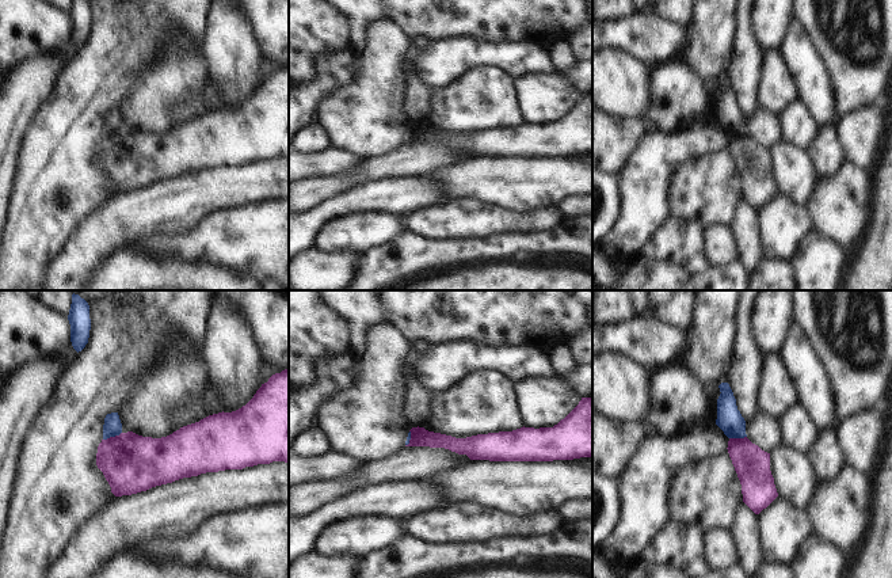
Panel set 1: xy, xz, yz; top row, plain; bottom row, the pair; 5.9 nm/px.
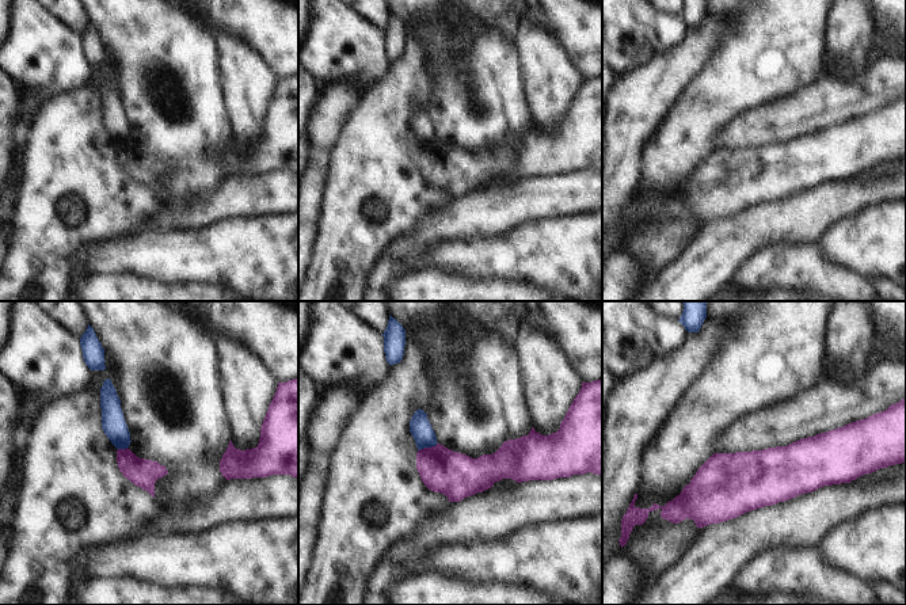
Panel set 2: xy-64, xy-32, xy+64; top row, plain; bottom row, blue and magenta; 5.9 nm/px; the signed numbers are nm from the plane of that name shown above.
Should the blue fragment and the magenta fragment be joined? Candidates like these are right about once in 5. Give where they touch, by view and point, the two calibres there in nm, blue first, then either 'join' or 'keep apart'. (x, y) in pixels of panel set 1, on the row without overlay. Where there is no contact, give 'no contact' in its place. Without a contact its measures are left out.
xy (111, 132) | 110/340 nm | keep apart

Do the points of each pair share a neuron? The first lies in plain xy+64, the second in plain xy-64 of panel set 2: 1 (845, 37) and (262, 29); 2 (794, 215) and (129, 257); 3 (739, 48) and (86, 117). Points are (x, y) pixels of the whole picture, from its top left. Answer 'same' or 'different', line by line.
1: different
2: different
3: same

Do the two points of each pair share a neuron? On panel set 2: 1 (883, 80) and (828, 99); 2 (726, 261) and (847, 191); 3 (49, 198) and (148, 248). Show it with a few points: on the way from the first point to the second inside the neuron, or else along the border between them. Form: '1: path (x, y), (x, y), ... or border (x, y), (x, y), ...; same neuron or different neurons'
1: path (870, 91), (853, 98), (841, 99); same neuron
2: path (756, 231), (762, 224), (800, 219), (817, 208); same neuron
3: border (111, 238), (101, 238), (80, 246); different neurons

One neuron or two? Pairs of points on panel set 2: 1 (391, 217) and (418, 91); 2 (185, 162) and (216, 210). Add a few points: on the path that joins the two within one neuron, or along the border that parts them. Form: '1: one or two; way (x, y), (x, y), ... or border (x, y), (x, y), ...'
1: one; way (391, 186), (391, 122)
2: two; border (227, 177), (209, 193), (174, 201)

